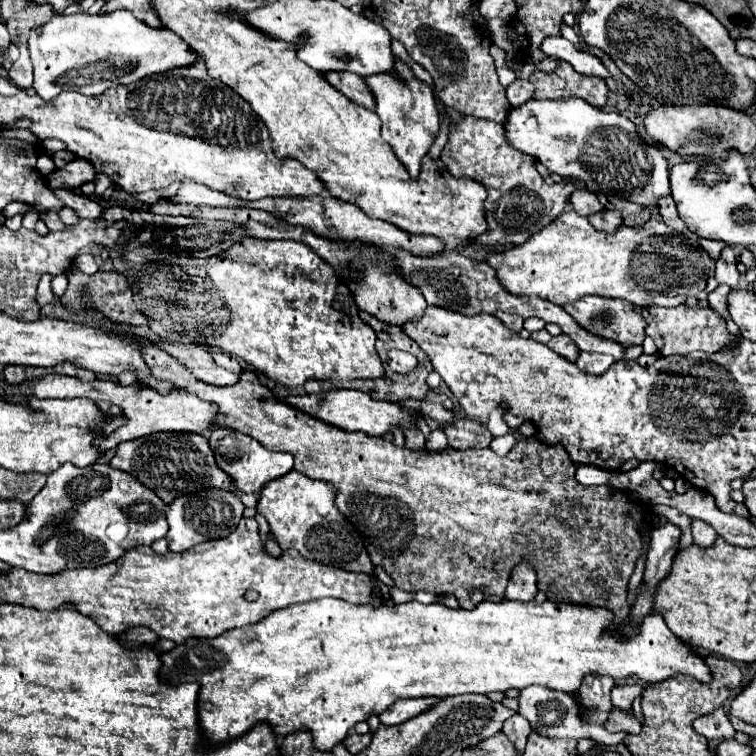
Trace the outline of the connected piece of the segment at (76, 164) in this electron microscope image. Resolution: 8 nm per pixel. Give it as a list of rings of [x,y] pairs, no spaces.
[[[75,159],[71,163],[67,163],[63,169],[55,169],[49,177],[47,177],[47,185],[53,187],[67,187],[67,189],[75,189],[81,187],[87,181],[95,179],[95,169],[87,159]]]

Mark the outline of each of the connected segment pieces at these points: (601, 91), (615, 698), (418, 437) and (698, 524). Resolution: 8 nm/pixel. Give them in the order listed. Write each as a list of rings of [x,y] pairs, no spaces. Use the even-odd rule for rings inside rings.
[[[559,61],[555,71],[533,71],[529,83],[535,85],[536,100],[555,100],[568,97],[581,97],[593,107],[603,109],[609,97],[605,79],[579,75],[569,63]]]
[[[623,685],[623,687],[613,687],[611,691],[611,701],[617,709],[623,709],[633,715],[633,701],[641,695],[643,687],[641,685]]]
[[[409,431],[409,433],[405,433],[405,447],[407,449],[413,449],[413,451],[417,451],[417,449],[425,449],[425,437],[423,437],[423,433],[419,431]]]
[[[693,519],[693,543],[701,545],[701,547],[709,547],[713,545],[717,533],[713,531],[713,527],[701,519]]]

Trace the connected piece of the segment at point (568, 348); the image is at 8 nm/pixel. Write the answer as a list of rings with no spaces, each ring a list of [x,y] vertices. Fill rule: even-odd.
[[[543,329],[543,331],[531,333],[531,339],[533,339],[533,341],[539,341],[539,343],[543,343],[543,345],[547,345],[549,349],[553,349],[555,353],[559,353],[561,357],[565,357],[565,359],[571,361],[571,363],[575,363],[577,357],[579,357],[579,349],[577,349],[577,345],[569,339],[569,335],[553,337],[553,335],[549,335],[549,333]]]

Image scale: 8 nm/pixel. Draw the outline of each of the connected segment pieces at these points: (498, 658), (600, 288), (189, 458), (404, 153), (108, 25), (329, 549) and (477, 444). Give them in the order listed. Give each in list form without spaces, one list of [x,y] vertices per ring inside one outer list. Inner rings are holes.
[[[317,599],[313,603],[301,603],[301,605],[293,605],[293,607],[285,607],[281,611],[273,611],[273,615],[267,615],[265,619],[261,619],[261,623],[253,623],[253,627],[241,627],[241,629],[233,629],[227,631],[225,635],[219,635],[215,639],[189,639],[183,645],[177,645],[173,651],[163,653],[161,661],[161,679],[165,683],[185,683],[189,679],[197,679],[201,685],[199,691],[199,719],[201,719],[201,729],[207,737],[209,743],[225,743],[229,739],[235,739],[239,735],[243,735],[245,731],[249,731],[249,727],[257,725],[259,721],[267,721],[269,725],[273,725],[273,731],[277,735],[289,735],[293,731],[311,731],[313,733],[313,741],[315,747],[319,751],[331,751],[331,747],[335,743],[339,743],[341,739],[345,739],[347,731],[351,727],[355,727],[357,721],[367,721],[371,715],[379,715],[383,713],[389,705],[393,705],[399,699],[413,699],[413,697],[449,697],[449,695],[463,695],[463,693],[495,693],[501,691],[505,693],[507,689],[525,689],[529,685],[541,685],[541,687],[549,687],[553,691],[563,691],[563,693],[577,693],[577,689],[581,687],[581,681],[585,675],[607,675],[613,679],[631,679],[637,677],[639,681],[651,685],[651,683],[661,683],[669,677],[675,675],[689,675],[693,679],[697,679],[699,683],[711,683],[713,681],[713,673],[709,671],[709,665],[705,663],[705,657],[701,657],[697,651],[693,651],[689,645],[685,645],[681,639],[677,639],[669,627],[665,625],[665,621],[661,619],[661,615],[645,615],[639,625],[637,625],[637,633],[627,635],[623,629],[635,629],[635,621],[633,619],[623,619],[619,623],[615,623],[615,615],[611,609],[607,607],[587,607],[587,605],[575,605],[575,603],[553,603],[553,601],[481,601],[475,609],[449,609],[443,603],[431,603],[431,605],[423,605],[417,601],[409,601],[409,603],[401,603],[401,605],[353,605],[353,603],[345,603],[341,599]]]
[[[571,209],[563,211],[549,227],[543,227],[523,245],[507,251],[489,251],[485,261],[497,271],[497,279],[505,291],[513,295],[537,295],[559,307],[585,295],[625,299],[637,307],[677,307],[687,297],[705,289],[713,265],[709,259],[707,265],[691,265],[695,259],[689,253],[695,249],[681,249],[679,243],[681,235],[655,217],[643,227],[623,225],[617,233],[603,233]]]
[[[157,433],[157,435],[147,435],[145,439],[135,439],[129,443],[119,443],[117,451],[113,455],[113,459],[109,461],[111,467],[121,469],[129,475],[133,475],[135,479],[139,479],[145,487],[149,487],[153,493],[157,493],[163,503],[171,503],[173,499],[177,499],[177,495],[185,495],[185,493],[193,493],[197,489],[227,489],[227,491],[237,491],[233,489],[233,479],[229,479],[229,475],[225,475],[225,471],[221,471],[221,467],[217,467],[215,455],[209,447],[209,441],[203,435],[169,435],[169,433]]]
[[[397,59],[397,61],[399,61],[397,69],[401,71],[401,77],[407,81],[397,83],[391,75],[389,77],[373,75],[365,81],[377,99],[377,115],[383,123],[383,127],[381,127],[383,139],[387,143],[391,143],[397,159],[407,167],[409,175],[417,179],[417,175],[421,173],[421,161],[427,155],[429,147],[433,145],[435,137],[439,135],[439,111],[437,111],[433,91],[423,81],[419,81],[401,59]]]
[[[113,11],[109,15],[55,15],[31,33],[29,57],[35,69],[32,87],[49,101],[65,87],[83,95],[101,95],[117,83],[133,83],[153,73],[191,65],[197,53],[173,31],[151,29],[137,21],[131,11]]]
[[[289,471],[287,475],[269,481],[261,489],[257,511],[267,519],[271,535],[283,551],[297,549],[303,557],[323,565],[333,565],[355,573],[373,573],[373,563],[363,547],[361,537],[337,511],[333,499],[333,485],[313,481],[297,471]]]
[[[473,419],[453,421],[445,427],[445,433],[453,449],[485,449],[493,439],[493,435],[489,435],[489,429]]]

